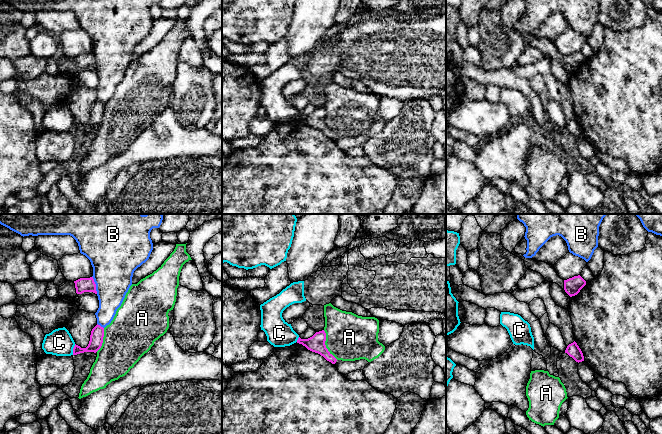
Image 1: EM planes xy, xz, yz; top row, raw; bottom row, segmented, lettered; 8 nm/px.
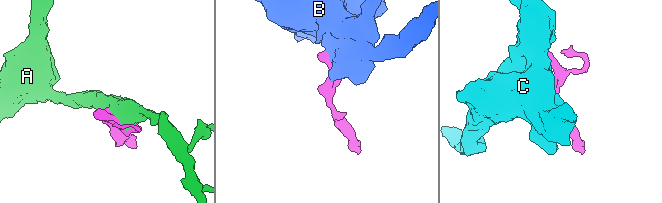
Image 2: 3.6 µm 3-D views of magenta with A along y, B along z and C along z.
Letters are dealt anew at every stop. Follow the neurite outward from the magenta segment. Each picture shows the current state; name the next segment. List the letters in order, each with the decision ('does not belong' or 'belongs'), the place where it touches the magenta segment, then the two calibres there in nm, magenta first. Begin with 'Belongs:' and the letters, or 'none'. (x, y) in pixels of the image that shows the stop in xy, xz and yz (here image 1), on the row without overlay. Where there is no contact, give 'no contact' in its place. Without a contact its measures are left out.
Belongs: none
A: does not belong | xz (325, 121) | 140/380 nm
B: does not belong | xy (95, 61) | 120/360 nm
C: does not belong | xy (73, 125) | 110/220 nm

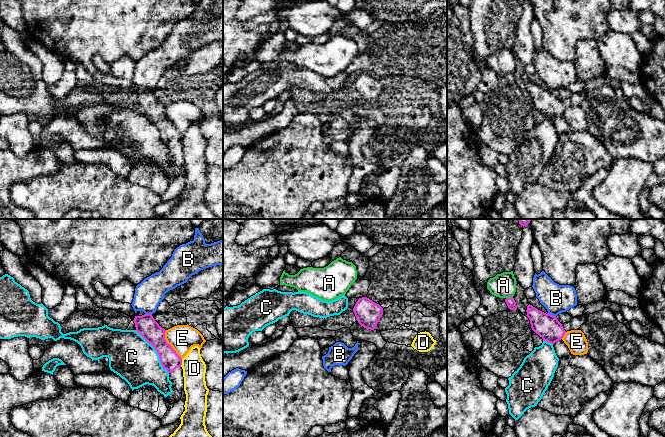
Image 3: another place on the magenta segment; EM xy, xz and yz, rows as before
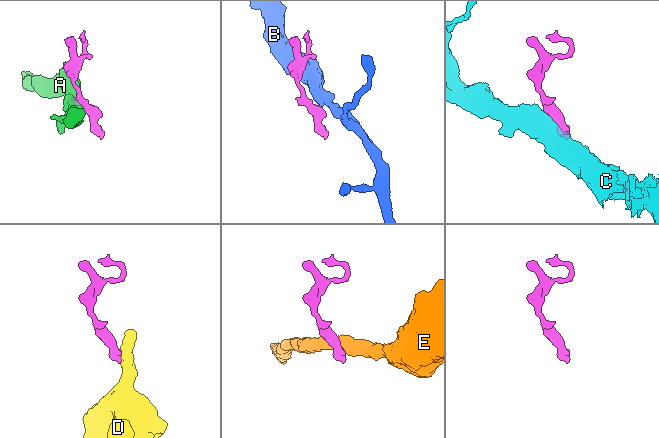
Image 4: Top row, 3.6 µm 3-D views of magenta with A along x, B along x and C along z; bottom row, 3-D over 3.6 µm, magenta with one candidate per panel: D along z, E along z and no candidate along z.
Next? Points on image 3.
Belongs: none
A: does not belong | yz (510, 73) | 70/200 nm
B: does not belong | yz (552, 91) | 200/220 nm
C: does not belong | xy (156, 126) | 170/360 nm
D: does not belong | xy (181, 138) | 160/190 nm
E: does not belong | xy (169, 120) | 170/220 nm

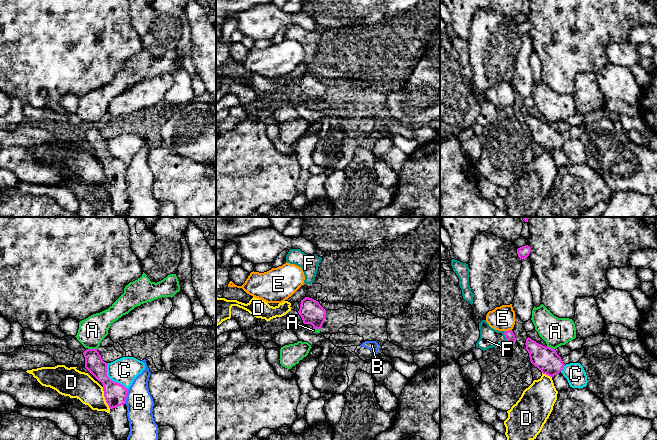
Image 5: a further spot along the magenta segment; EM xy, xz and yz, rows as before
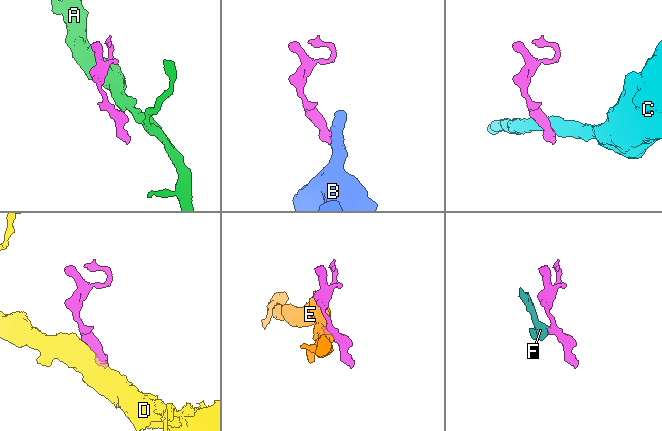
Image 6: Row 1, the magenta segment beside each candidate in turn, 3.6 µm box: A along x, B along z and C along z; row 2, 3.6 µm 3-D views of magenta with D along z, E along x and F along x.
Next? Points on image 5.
Belongs: F
A: does not belong | xy (92, 125) | 150/220 nm
B: does not belong | xy (126, 172) | 180/220 nm
C: does not belong | xy (110, 155) | 180/200 nm
D: does not belong | xy (105, 174) | 180/220 nm
E: does not belong | yz (509, 106) | 70/200 nm
F: belongs | yz (505, 112) | 70/160 nm

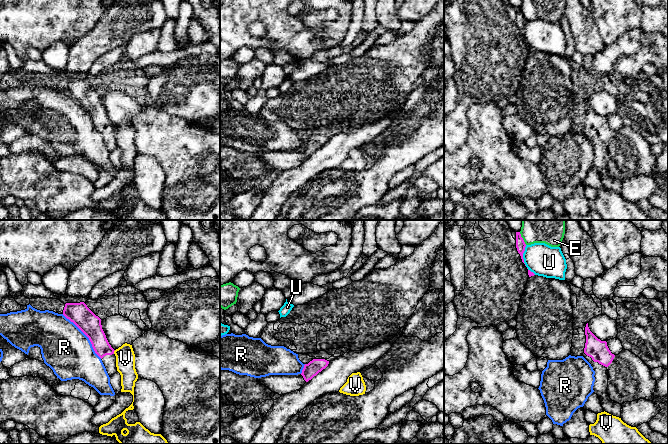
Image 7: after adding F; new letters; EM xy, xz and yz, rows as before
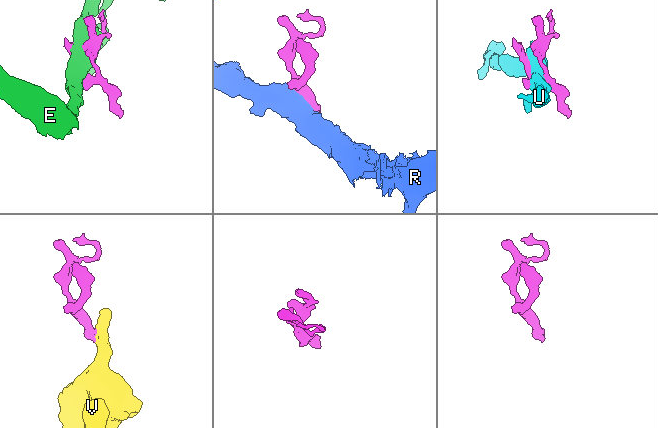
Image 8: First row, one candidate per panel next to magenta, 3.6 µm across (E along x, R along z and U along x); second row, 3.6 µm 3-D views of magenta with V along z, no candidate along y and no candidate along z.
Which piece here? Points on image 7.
Belongs: none
E: does not belong | yz (522, 14) | 80/180 nm
R: does not belong | xy (85, 110) | 170/380 nm
U: does not belong | yz (522, 31) | 80/260 nm
V: does not belong | xy (113, 128) | 150/160 nm

